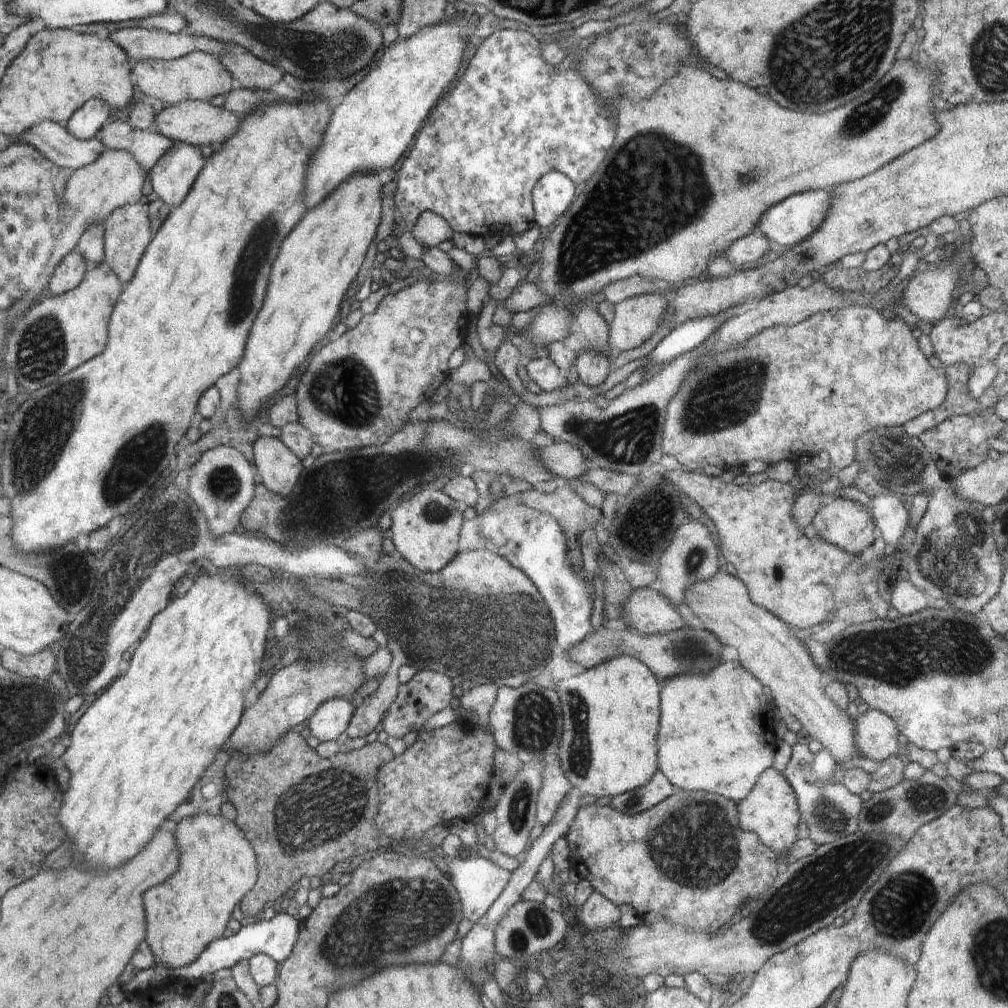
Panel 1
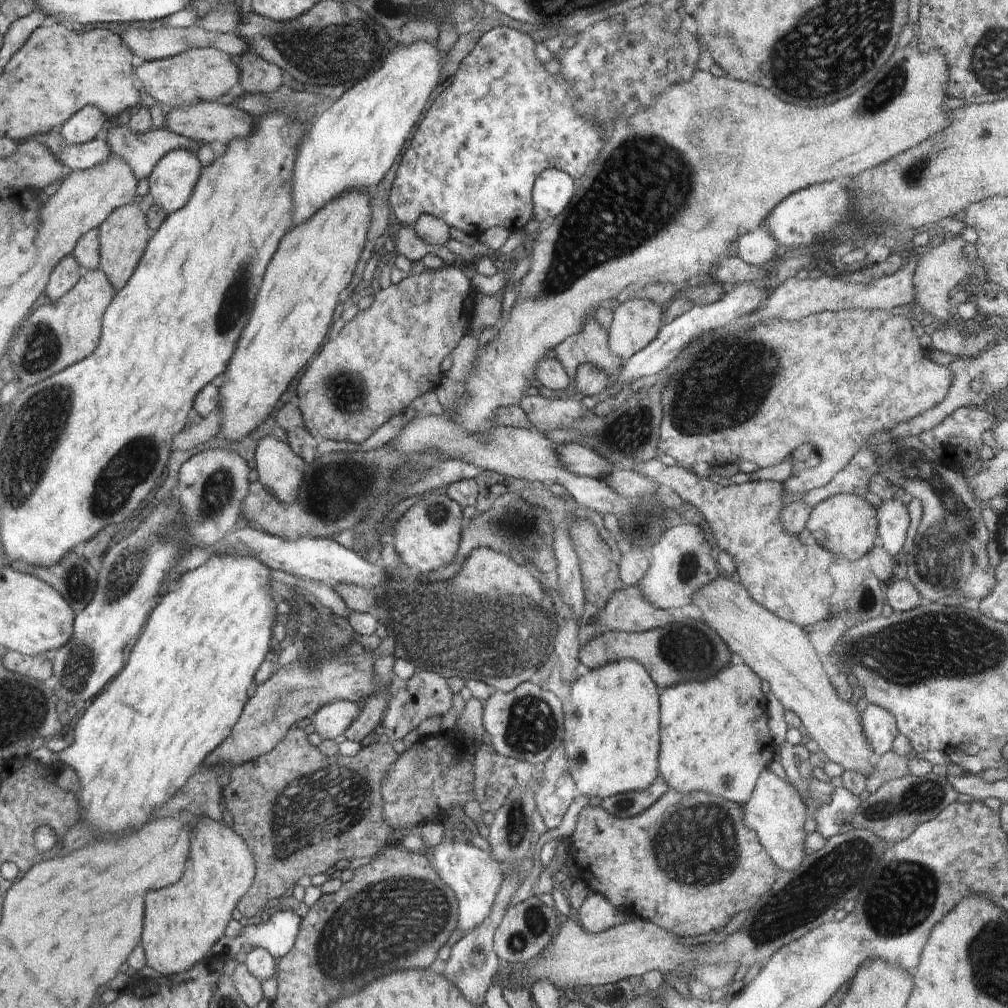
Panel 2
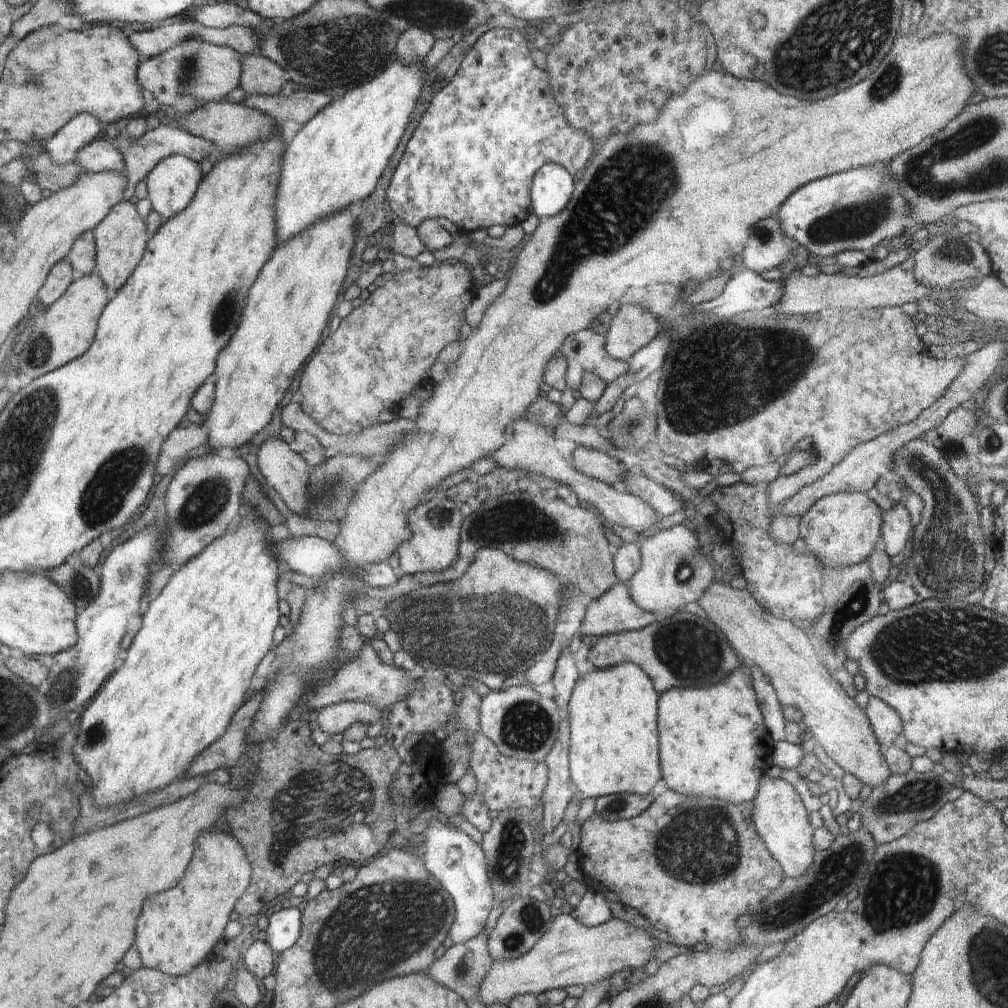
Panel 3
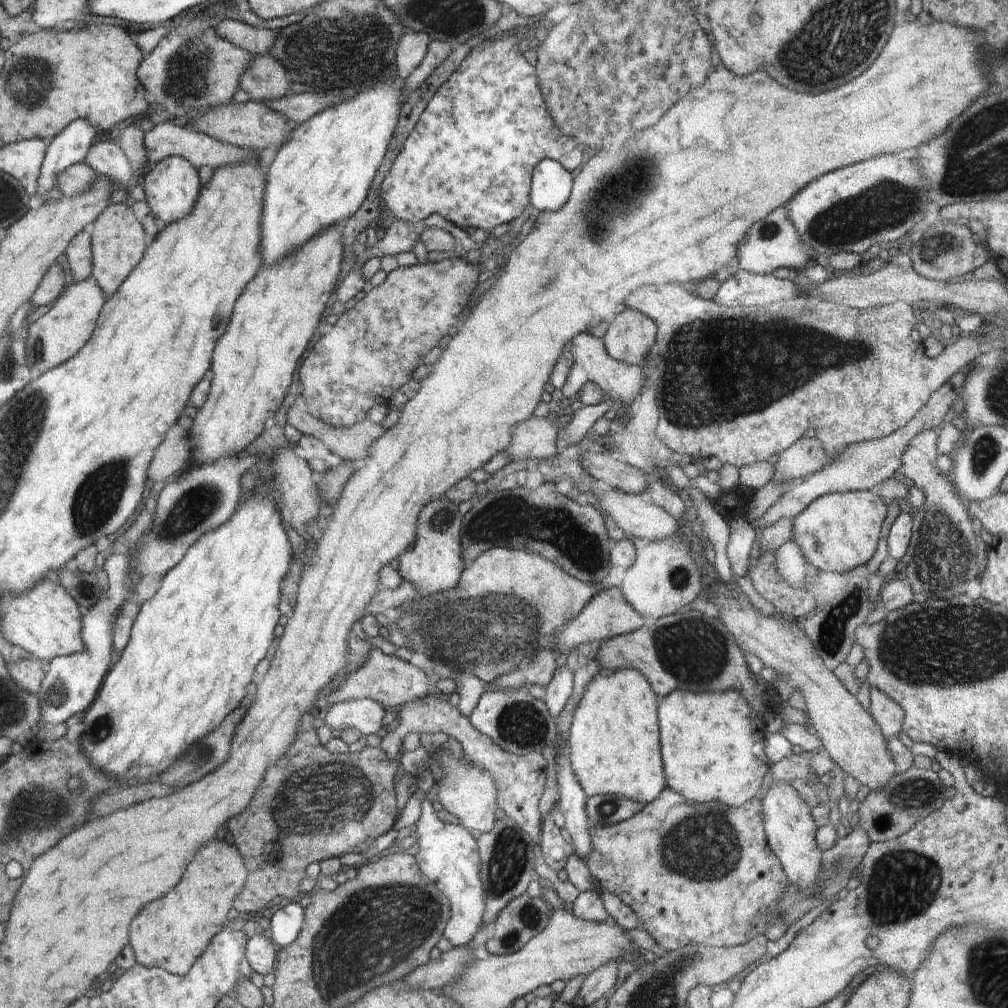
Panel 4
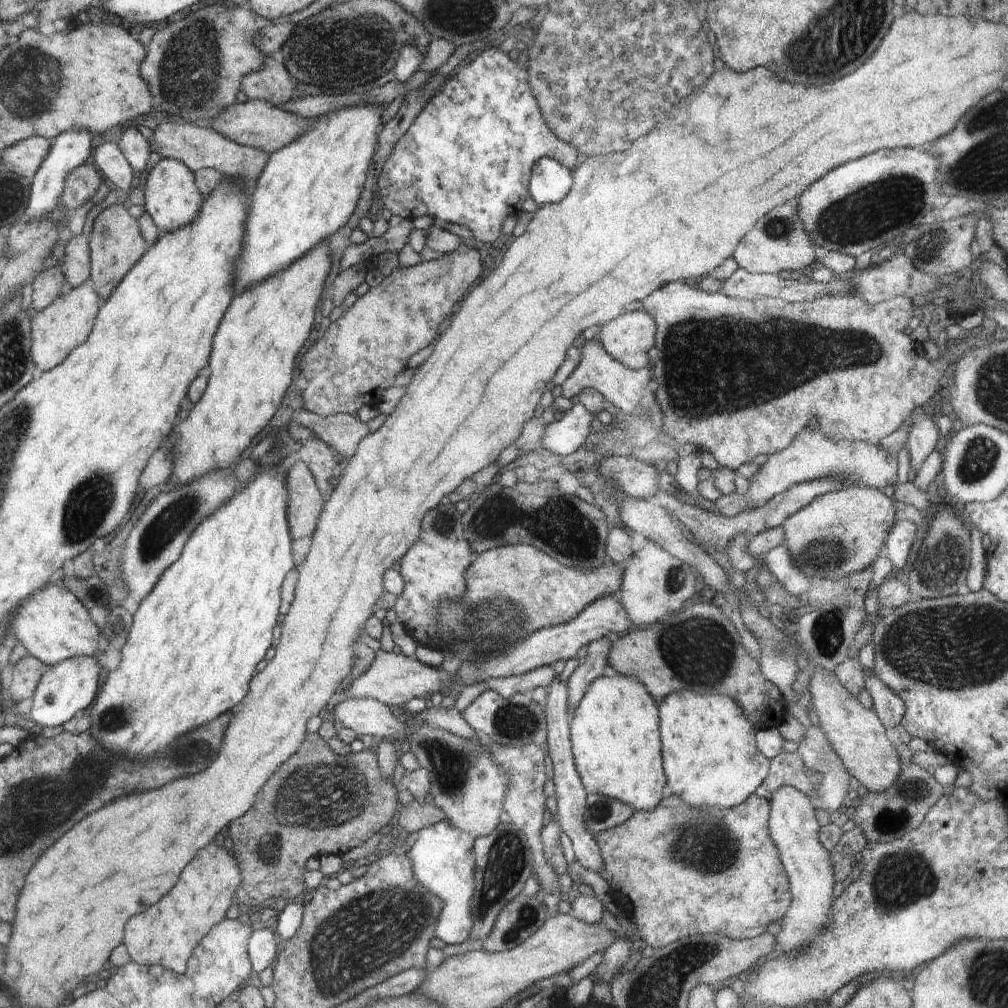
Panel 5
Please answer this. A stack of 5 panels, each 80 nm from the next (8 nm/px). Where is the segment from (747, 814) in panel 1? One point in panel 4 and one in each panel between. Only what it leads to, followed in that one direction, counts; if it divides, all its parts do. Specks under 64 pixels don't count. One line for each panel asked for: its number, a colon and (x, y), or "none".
2: (776, 812)
3: (781, 817)
4: (790, 831)

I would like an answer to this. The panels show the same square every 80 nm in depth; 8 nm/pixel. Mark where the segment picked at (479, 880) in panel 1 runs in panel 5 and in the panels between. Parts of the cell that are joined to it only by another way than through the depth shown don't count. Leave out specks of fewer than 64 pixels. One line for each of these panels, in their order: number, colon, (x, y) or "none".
2: (476, 879)
3: (459, 863)
4: (448, 855)
5: (443, 856)

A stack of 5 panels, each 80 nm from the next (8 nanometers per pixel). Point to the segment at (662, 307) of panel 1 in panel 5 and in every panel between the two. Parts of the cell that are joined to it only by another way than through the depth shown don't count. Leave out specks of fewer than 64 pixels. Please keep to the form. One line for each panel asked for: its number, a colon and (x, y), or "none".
2: (636, 322)
3: (633, 326)
4: (631, 335)
5: (627, 339)

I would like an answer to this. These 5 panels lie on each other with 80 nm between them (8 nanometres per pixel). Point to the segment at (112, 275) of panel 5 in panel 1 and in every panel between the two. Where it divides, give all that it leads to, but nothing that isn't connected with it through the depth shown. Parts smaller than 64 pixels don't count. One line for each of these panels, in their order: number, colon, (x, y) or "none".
1: (127, 231)
2: (123, 236)
3: (121, 240)
4: (118, 245)

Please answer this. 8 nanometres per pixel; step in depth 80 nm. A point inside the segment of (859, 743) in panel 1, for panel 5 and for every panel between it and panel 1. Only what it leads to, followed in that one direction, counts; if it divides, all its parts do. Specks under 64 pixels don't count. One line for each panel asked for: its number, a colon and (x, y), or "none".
2: (880, 728)
3: (886, 724)
4: (888, 715)
5: (890, 708)

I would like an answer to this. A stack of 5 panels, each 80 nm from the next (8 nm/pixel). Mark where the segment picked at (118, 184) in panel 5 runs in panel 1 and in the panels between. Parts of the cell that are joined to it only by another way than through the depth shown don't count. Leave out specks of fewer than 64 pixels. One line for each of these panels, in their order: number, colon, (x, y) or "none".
1: (50, 139)
2: (80, 156)
3: (100, 155)
4: (107, 159)

